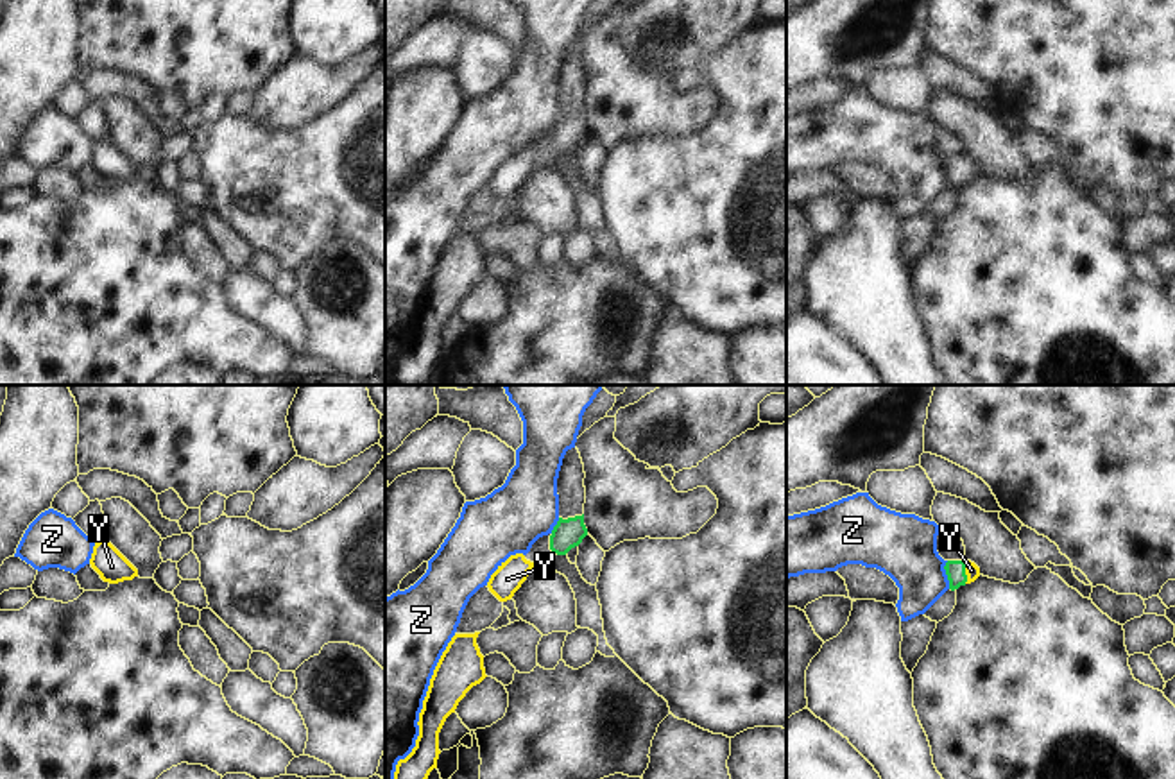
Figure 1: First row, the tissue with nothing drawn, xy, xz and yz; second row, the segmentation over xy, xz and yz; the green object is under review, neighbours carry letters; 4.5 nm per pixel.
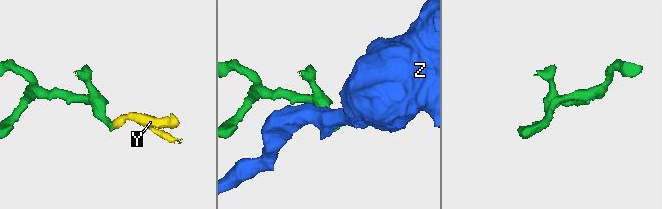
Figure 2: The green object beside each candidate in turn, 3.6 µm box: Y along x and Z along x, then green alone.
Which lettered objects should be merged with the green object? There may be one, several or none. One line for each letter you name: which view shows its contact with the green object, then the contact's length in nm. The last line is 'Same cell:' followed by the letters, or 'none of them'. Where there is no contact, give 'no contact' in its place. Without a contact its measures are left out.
Y: meets green in yz; contact 100 nm long
Same cell: Y

